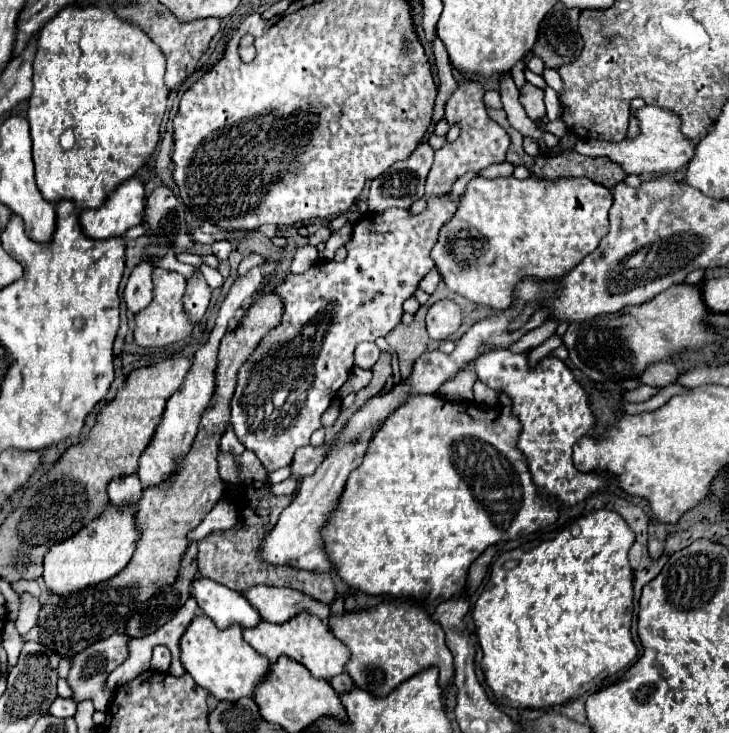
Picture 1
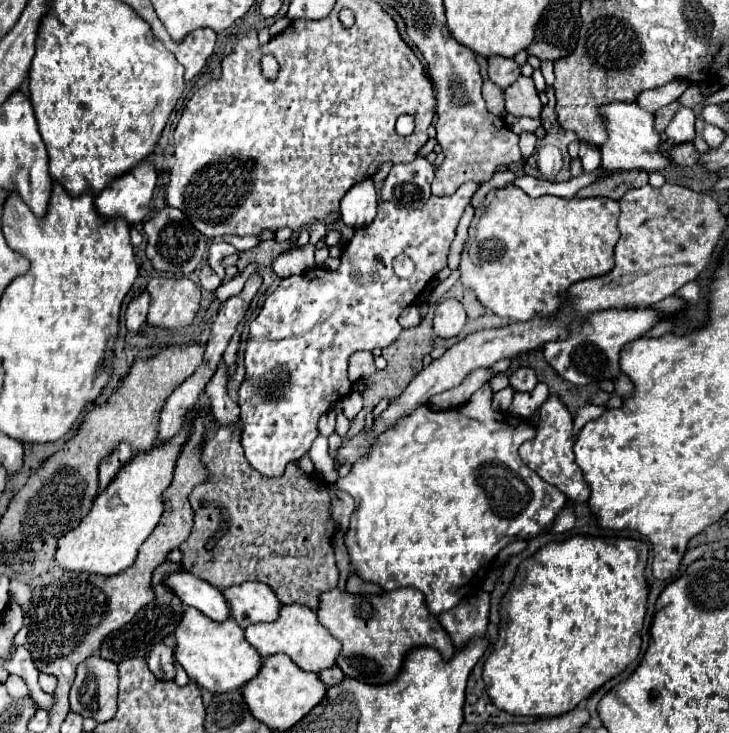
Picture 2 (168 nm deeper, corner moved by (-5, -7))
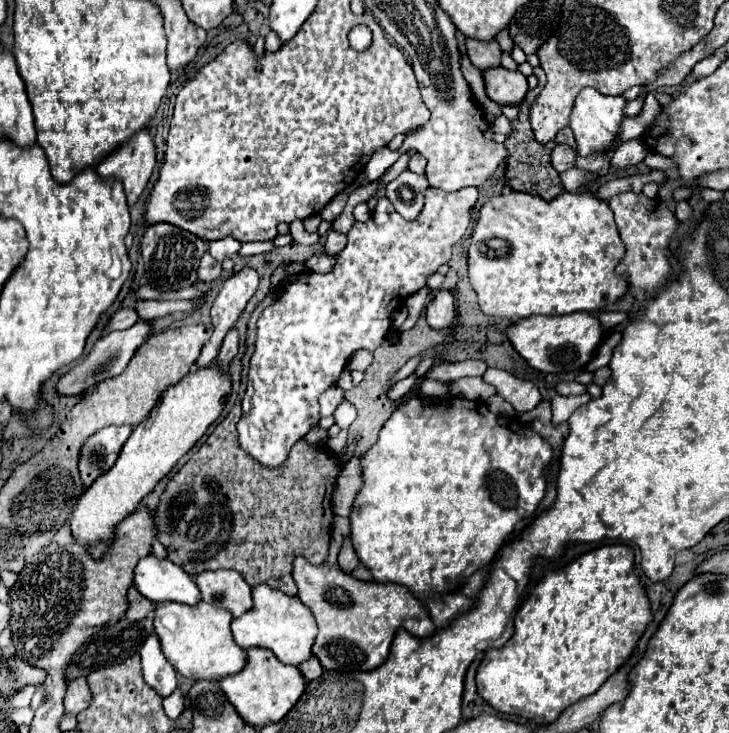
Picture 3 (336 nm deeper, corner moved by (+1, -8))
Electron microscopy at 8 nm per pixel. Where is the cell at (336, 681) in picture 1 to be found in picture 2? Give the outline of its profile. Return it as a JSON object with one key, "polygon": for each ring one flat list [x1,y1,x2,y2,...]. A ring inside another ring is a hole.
{"polygon":[[333,665,333,667,329,667,329,669,323,669,323,671,319,673,319,679,321,679,327,687,331,687,331,685,337,685,337,683,343,679,343,673,339,671,337,665]]}

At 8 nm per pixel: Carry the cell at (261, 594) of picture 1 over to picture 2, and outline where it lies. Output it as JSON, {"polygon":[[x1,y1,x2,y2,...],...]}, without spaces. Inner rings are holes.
{"polygon":[[247,581,241,585,223,587,221,593,231,609,231,617,235,617,241,627,279,617,279,599,265,583]]}

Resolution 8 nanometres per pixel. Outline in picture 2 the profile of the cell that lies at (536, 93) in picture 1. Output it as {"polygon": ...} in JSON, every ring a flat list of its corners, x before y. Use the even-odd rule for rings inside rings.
{"polygon":[[519,75,519,79,509,85,505,91,505,109,511,115,519,117,539,117,541,101,537,97,537,89,531,77]]}

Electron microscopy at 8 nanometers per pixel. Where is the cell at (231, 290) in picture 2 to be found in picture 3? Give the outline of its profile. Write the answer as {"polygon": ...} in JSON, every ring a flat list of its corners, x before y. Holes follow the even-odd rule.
{"polygon":[[206,295,203,299,196,301,176,300,176,301,156,301,147,300,140,302,136,307,136,312,140,318,145,321,157,320,168,314,175,312,187,312,194,308,200,307,206,300]]}

